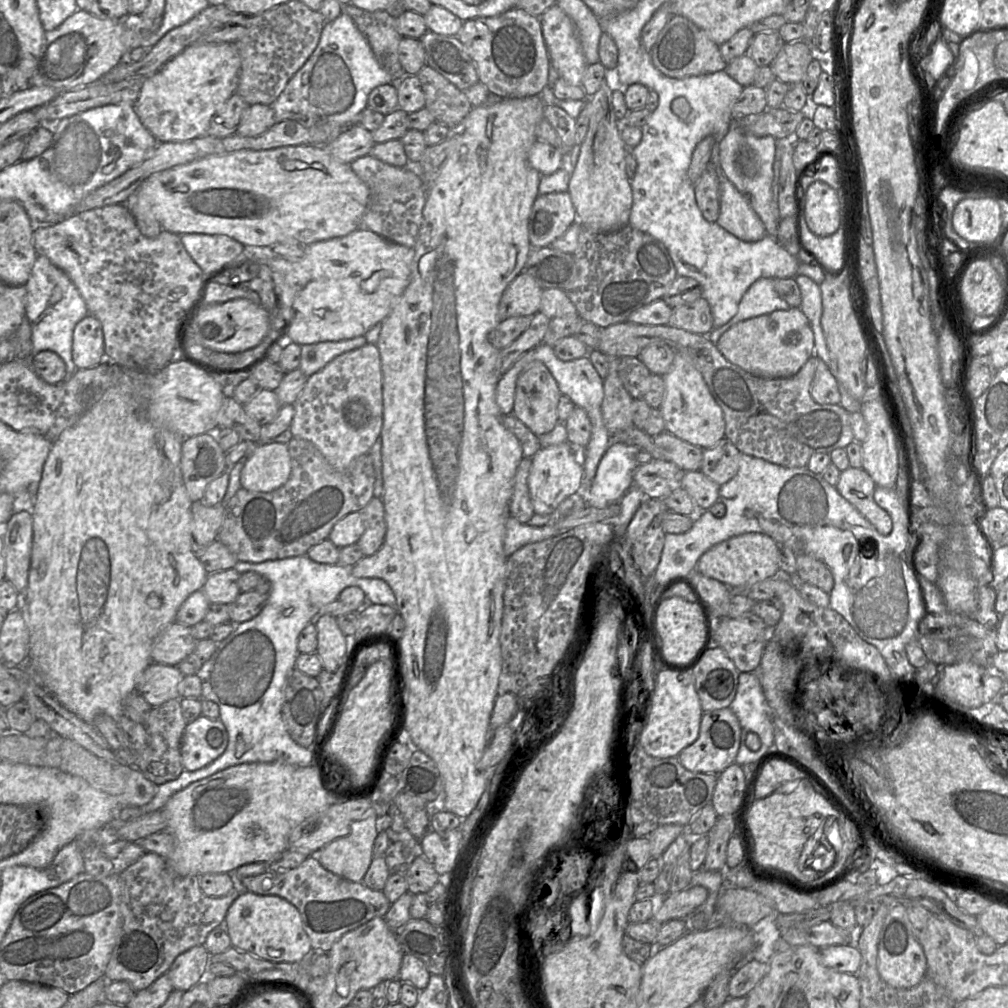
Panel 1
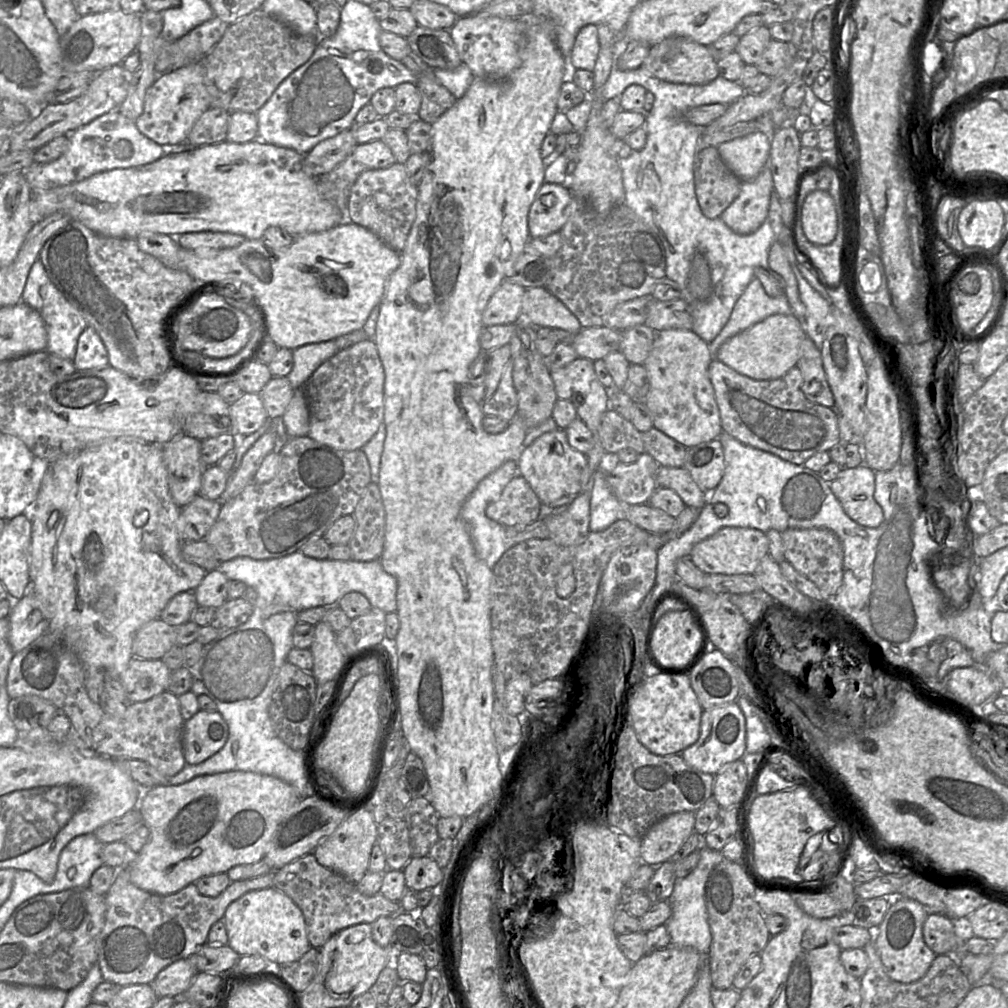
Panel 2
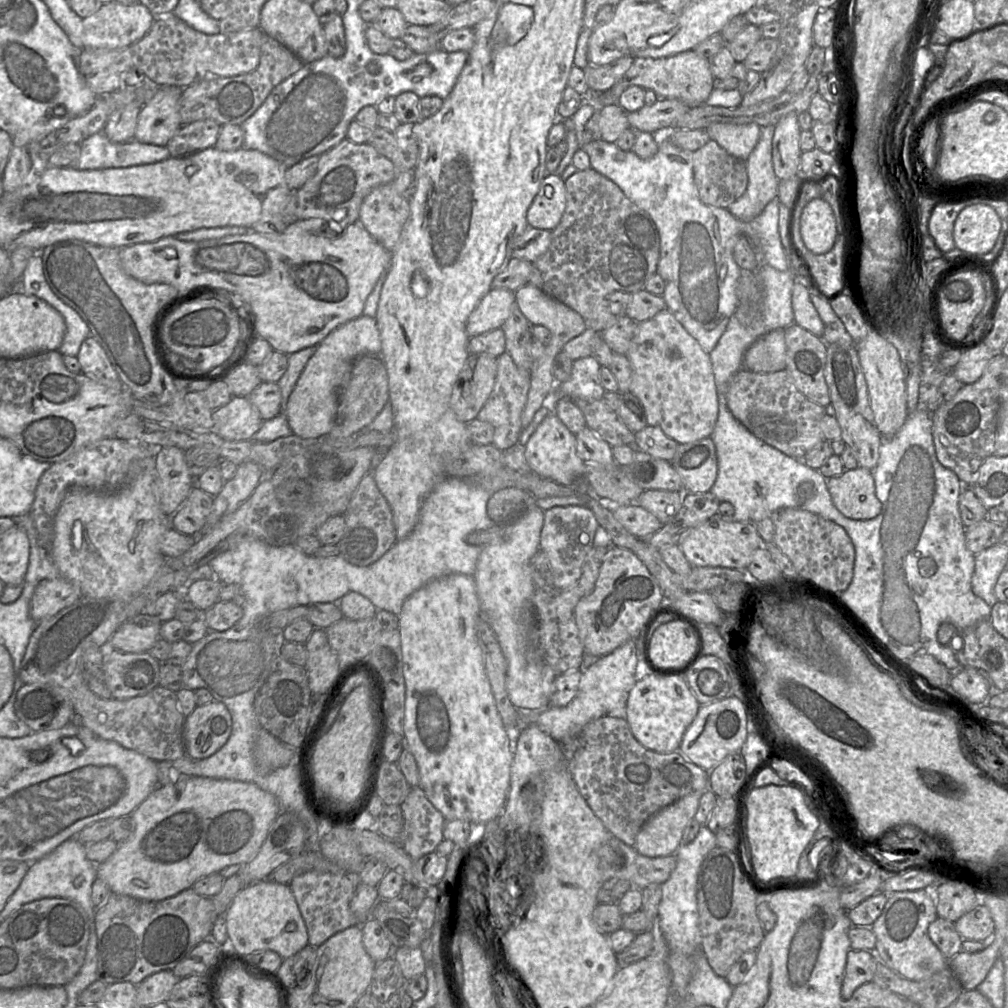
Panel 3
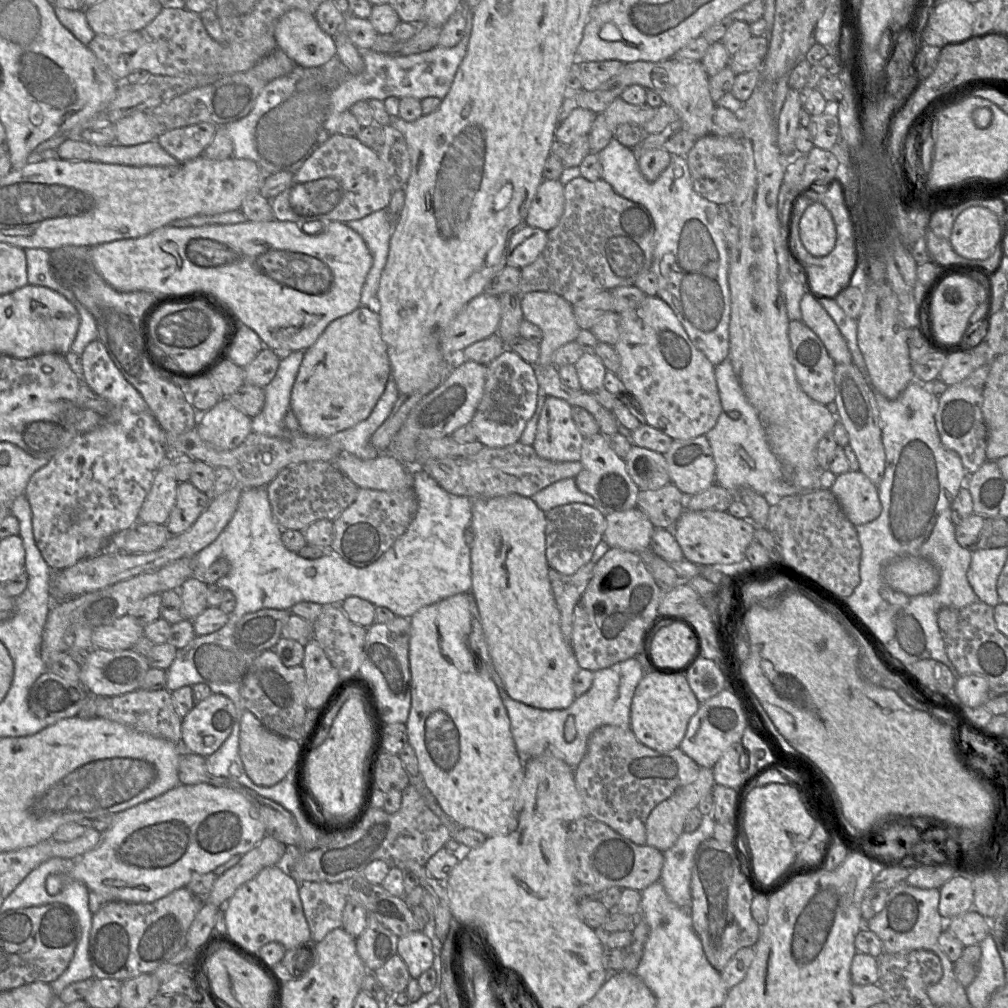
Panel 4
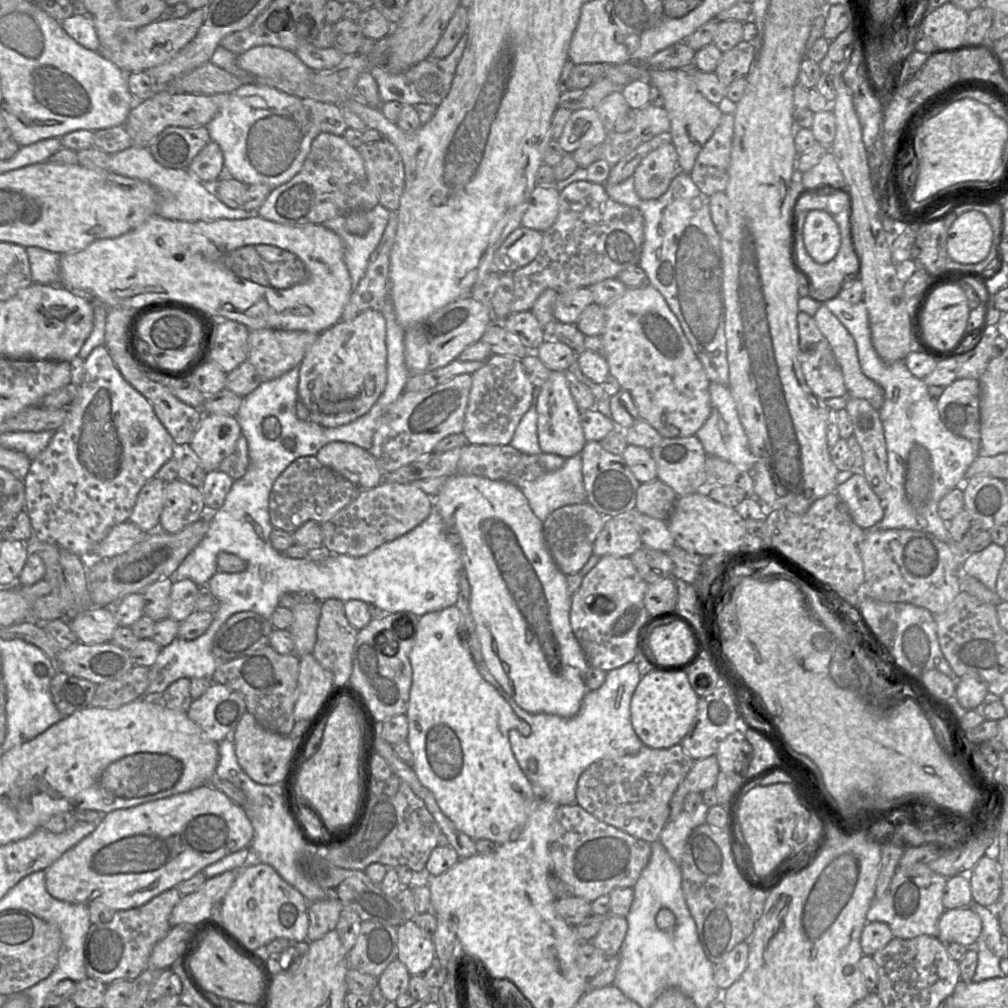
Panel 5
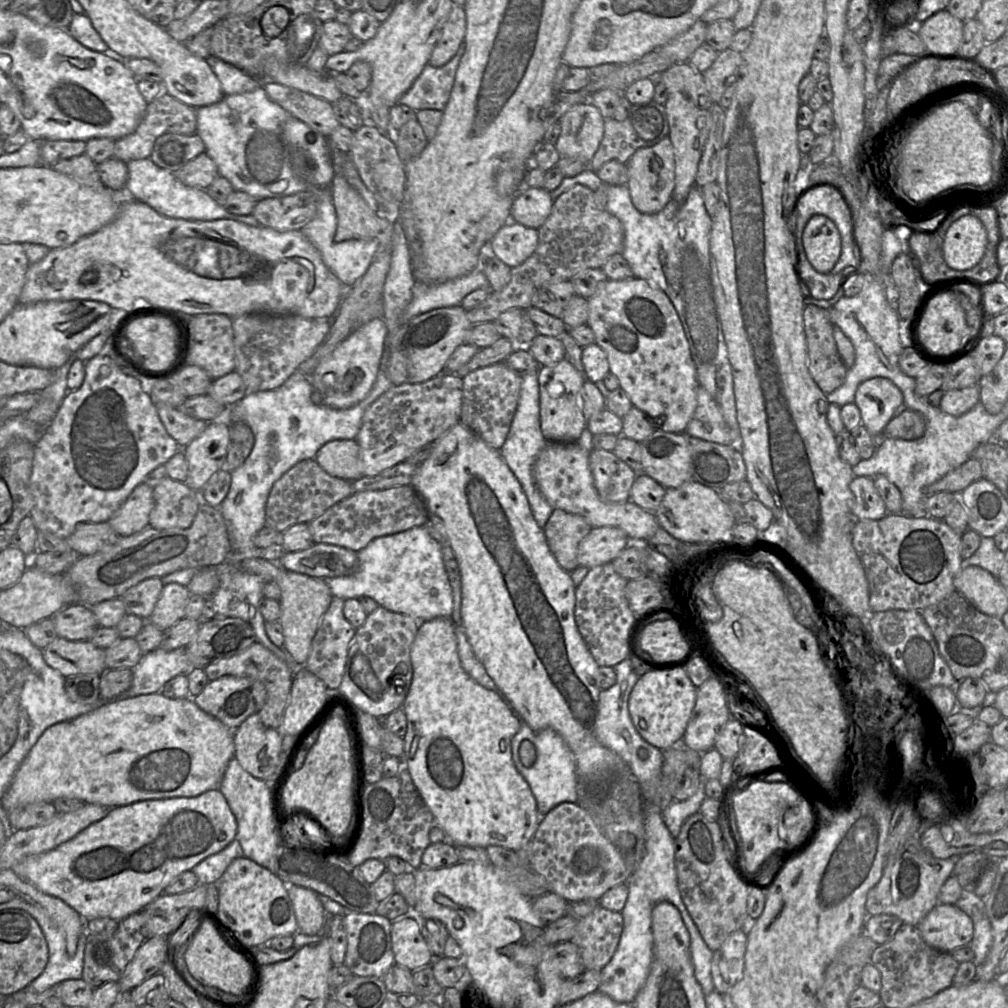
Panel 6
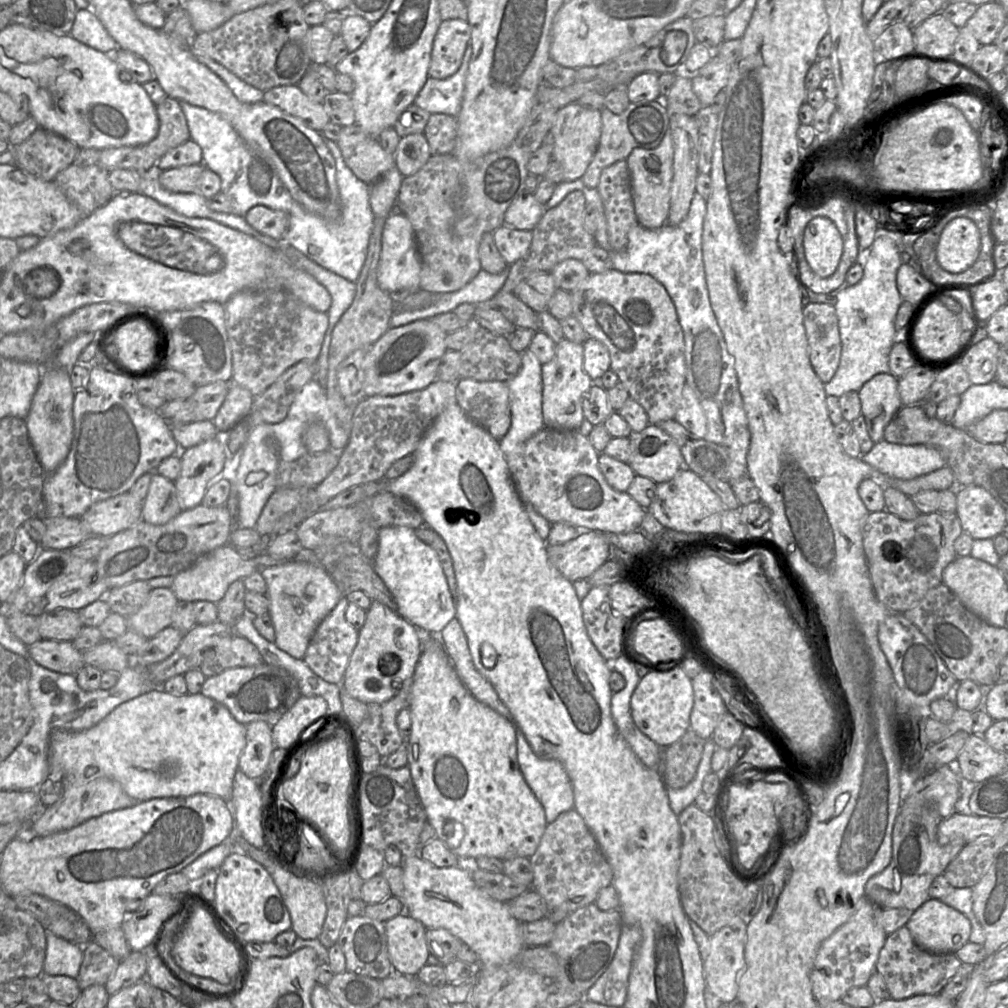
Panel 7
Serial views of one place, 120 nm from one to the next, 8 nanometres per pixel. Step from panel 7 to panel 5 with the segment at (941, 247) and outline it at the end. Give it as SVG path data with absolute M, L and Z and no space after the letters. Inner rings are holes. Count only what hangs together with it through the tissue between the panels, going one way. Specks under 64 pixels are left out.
M978 210L962 213L947 234L947 253L962 265L975 265L987 258L993 243L993 231L987 217Z

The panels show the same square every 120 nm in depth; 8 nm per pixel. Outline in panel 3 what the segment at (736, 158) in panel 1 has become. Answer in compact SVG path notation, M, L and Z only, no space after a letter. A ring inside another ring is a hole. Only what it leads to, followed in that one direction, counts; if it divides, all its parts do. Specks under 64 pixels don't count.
M717 122L709 125L706 131L710 139L729 154L747 160L760 139L761 126L756 123L739 125Z

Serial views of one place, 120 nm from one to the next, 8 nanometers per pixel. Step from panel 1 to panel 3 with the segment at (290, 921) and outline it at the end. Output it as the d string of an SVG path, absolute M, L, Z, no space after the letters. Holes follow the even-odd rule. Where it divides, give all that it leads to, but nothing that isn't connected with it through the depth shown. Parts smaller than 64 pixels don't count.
M264 879L245 886L233 898L224 917L229 948L242 954L271 950L286 959L309 944L305 921L290 886L286 884Z

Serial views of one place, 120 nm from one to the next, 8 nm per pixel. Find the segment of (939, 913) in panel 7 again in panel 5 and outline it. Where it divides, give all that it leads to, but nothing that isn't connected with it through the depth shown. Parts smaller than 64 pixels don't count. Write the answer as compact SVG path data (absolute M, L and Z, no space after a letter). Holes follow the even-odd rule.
M969 907L946 909L939 919L938 939L974 947L982 931L980 916Z

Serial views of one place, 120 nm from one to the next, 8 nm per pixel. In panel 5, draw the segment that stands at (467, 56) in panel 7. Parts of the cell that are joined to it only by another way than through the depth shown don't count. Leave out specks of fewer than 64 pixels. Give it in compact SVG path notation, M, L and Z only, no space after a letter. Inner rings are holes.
M467 28L454 50L447 57L438 59L430 55L425 60L415 64L408 70L393 74L385 66L374 66L370 73L376 80L381 103L398 101L402 104L417 105L421 103L439 106L447 96L458 62L463 54L467 42Z

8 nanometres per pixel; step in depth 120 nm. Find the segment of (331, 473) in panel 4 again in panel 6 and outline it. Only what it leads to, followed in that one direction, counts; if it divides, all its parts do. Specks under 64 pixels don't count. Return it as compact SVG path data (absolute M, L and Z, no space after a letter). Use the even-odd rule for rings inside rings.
M315 458L298 462L273 484L266 502L265 526L283 533L294 525L311 522L352 495L352 482L329 475L317 464Z

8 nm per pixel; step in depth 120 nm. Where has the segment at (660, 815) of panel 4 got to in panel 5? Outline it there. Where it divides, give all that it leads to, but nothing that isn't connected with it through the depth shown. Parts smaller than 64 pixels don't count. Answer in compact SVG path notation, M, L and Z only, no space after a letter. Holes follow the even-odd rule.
M715 755L696 760L670 800L669 819L676 819L683 811L685 797L691 792L703 793L713 788L720 772Z

